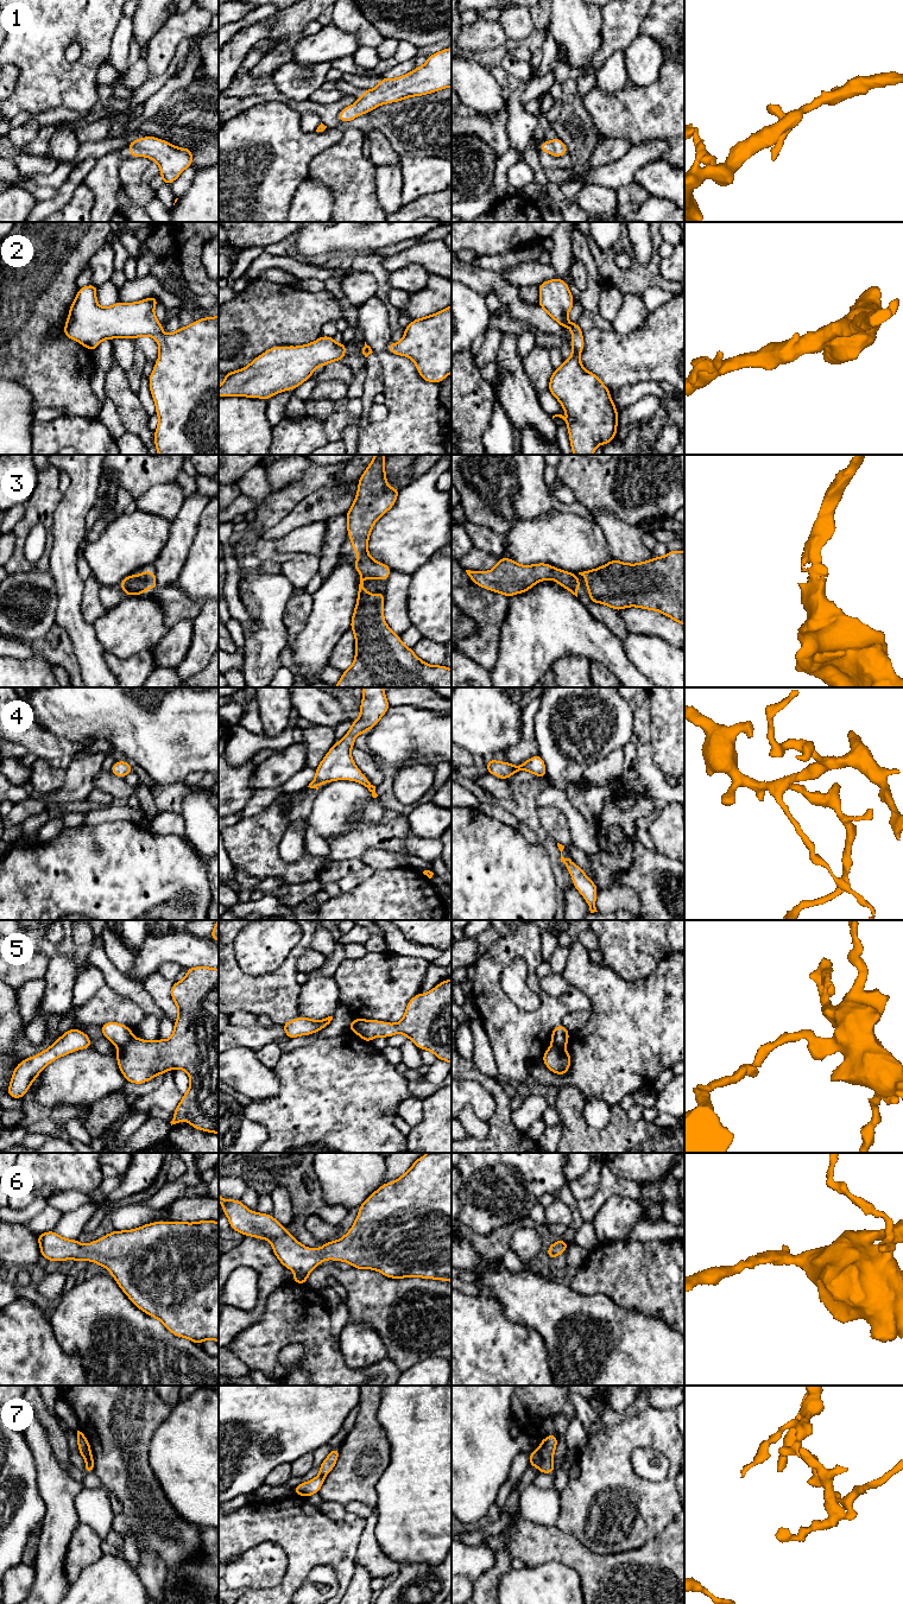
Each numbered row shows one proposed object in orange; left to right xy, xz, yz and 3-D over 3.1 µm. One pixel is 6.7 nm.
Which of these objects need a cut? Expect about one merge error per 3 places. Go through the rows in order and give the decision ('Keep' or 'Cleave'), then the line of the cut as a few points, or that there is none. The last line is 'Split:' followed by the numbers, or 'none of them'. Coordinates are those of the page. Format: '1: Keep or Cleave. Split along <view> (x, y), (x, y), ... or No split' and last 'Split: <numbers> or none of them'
1: Keep. No split
2: Keep. No split
3: Keep. No split
4: Keep. No split
5: Cleave. Split along xy (132, 1038), (118, 1048)
6: Keep. No split
7: Cleave. Split along yz (536, 1450), (541, 1460), (540, 1468)
Split: 5, 7

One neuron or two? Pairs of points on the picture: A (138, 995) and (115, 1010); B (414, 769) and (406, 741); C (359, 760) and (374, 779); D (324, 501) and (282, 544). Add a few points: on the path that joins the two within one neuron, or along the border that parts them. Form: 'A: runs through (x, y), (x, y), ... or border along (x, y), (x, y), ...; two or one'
A: border along (107, 986), (131, 999), (146, 1015); two
B: border along (434, 769), (416, 760), (406, 760), (393, 772); two
C: runs through (364, 765), (373, 774); one
D: border along (324, 521), (308, 522), (295, 527), (276, 540); two

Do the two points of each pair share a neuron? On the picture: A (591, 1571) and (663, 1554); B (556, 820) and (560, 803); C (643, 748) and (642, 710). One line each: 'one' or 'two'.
A: one
B: two
C: one

